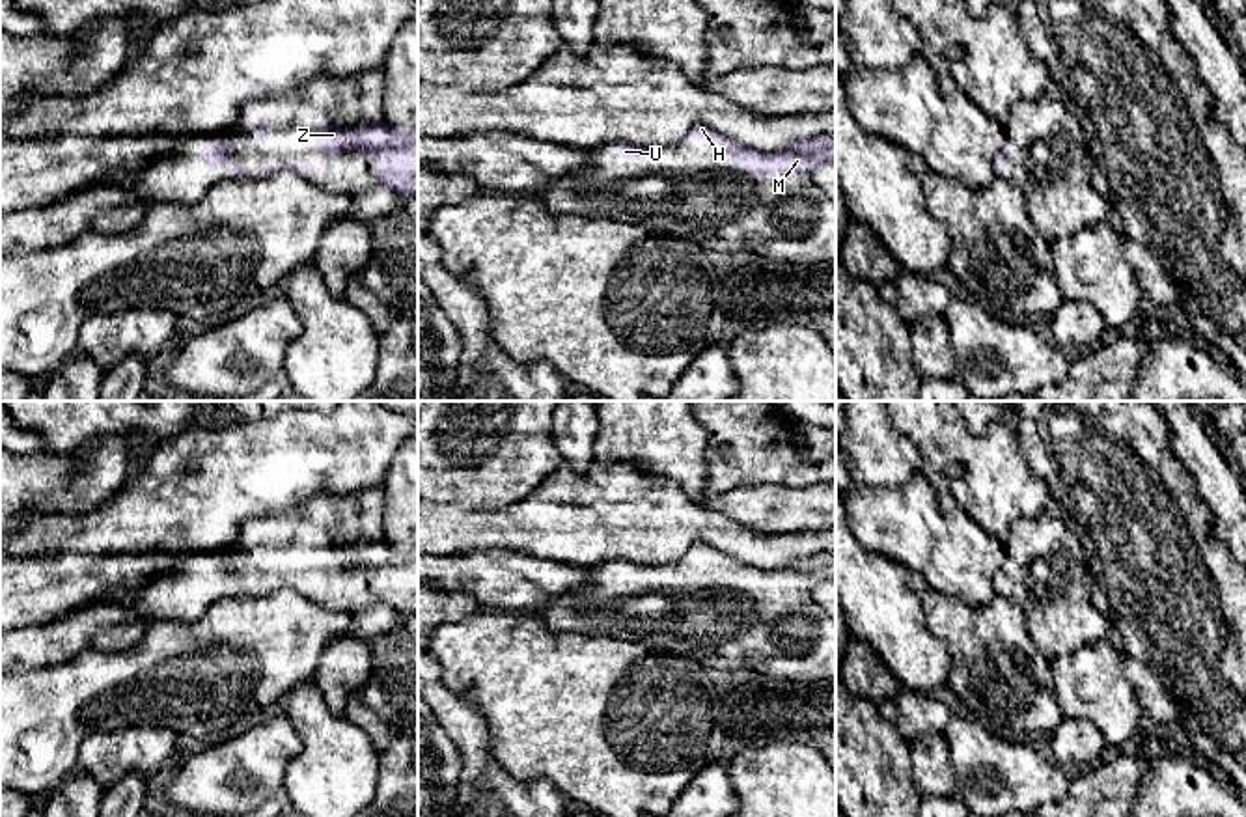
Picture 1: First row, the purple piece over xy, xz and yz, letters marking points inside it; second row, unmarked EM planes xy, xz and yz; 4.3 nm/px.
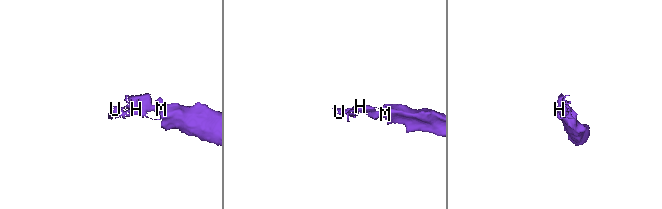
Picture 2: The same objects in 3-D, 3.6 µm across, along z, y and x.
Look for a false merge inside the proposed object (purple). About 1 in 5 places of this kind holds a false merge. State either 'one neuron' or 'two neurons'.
one neuron

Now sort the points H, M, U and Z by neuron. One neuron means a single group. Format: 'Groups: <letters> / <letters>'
Groups: H M U Z

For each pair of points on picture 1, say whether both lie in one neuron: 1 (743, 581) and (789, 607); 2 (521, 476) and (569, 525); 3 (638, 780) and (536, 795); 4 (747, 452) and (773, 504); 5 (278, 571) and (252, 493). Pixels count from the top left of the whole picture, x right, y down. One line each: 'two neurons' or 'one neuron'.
1: one neuron
2: two neurons
3: two neurons
4: two neurons
5: two neurons

